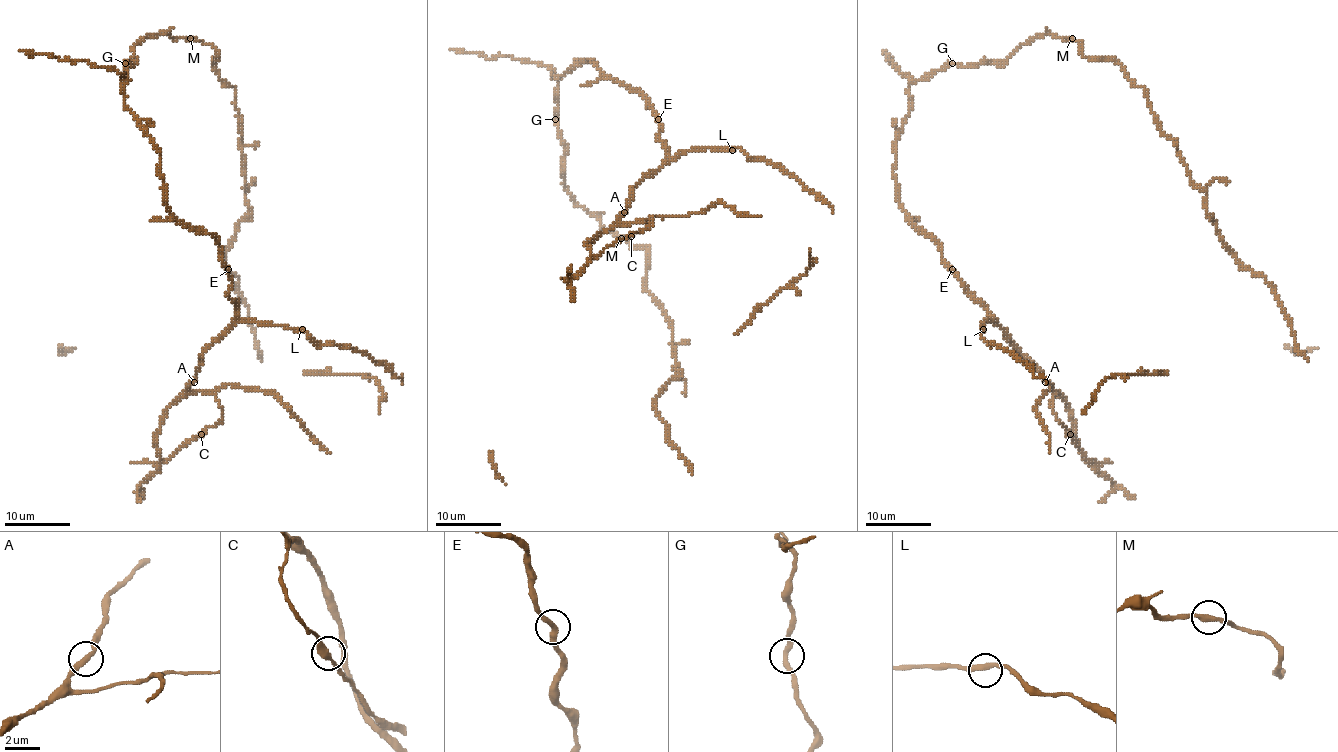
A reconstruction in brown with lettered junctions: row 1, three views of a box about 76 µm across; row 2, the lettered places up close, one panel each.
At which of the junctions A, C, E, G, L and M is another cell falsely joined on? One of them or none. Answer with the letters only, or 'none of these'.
none of these

